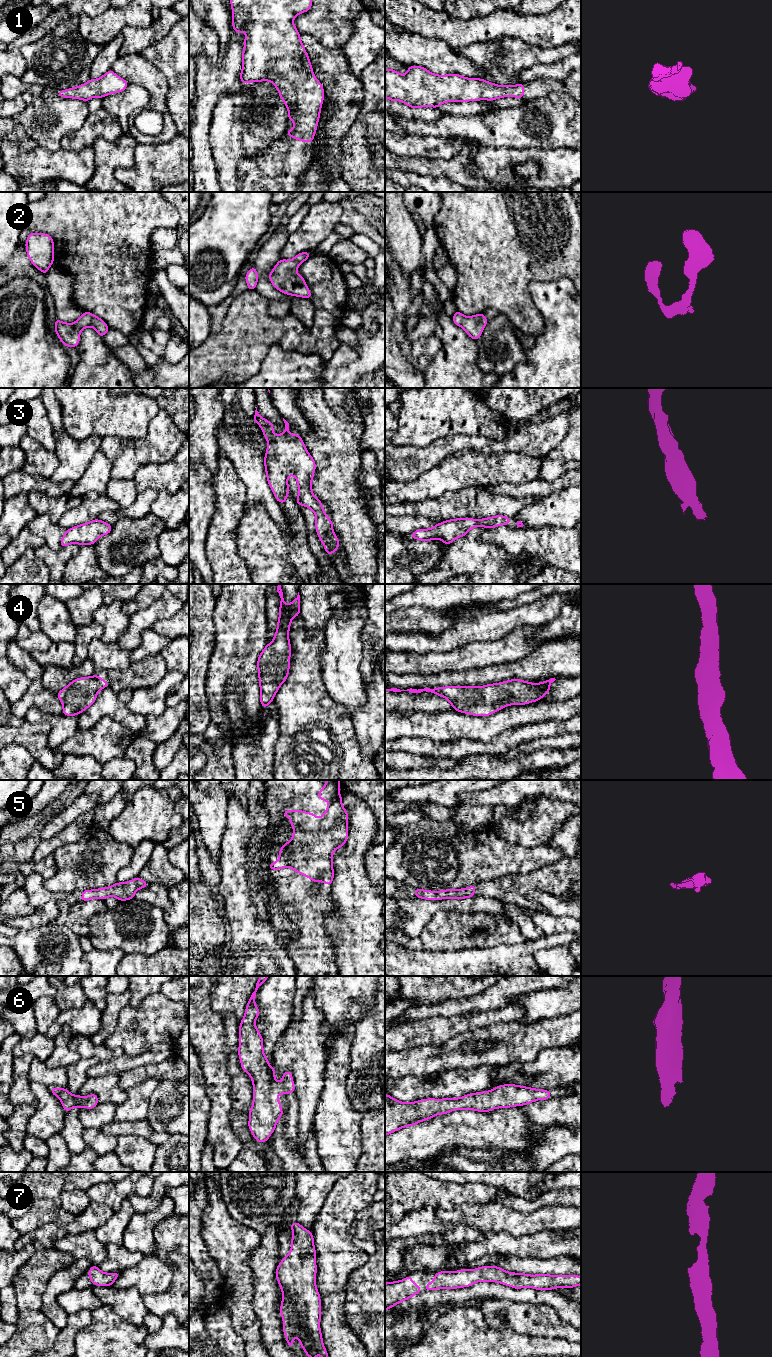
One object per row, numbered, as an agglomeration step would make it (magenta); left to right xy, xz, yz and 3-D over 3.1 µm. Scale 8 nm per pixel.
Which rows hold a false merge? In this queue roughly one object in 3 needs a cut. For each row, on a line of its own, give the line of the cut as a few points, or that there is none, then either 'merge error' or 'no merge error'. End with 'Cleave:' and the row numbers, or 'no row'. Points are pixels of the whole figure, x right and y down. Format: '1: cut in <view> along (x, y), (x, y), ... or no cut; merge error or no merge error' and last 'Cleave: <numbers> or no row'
1: no cut; no merge error
2: no cut; no merge error
3: no cut; no merge error
4: no cut; no merge error
5: no cut; no merge error
6: no cut; no merge error
7: no cut; no merge error
Cleave: no row

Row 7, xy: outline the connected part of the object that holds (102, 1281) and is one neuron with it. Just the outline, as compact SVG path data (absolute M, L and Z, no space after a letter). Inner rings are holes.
M93 1265L88 1271L88 1276L96 1286L112 1286L118 1278L119 1272L104 1273L97 1266Z

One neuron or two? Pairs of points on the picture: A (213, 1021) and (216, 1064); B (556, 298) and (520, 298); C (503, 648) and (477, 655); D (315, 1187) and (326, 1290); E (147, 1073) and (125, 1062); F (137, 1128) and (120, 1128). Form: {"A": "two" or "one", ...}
{"A": "one", "B": "two", "C": "one", "D": "two", "E": "two", "F": "one"}

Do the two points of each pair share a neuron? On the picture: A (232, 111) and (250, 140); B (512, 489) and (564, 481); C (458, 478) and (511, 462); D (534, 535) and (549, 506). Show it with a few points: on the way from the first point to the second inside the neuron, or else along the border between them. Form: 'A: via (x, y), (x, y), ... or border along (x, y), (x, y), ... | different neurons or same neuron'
A: via (237, 118), (247, 130), (247, 133) | same neuron
B: via (525, 489), (551, 487) | same neuron
C: via (471, 469), (498, 469) | same neuron
D: border along (524, 525), (530, 527), (562, 527) | different neurons

